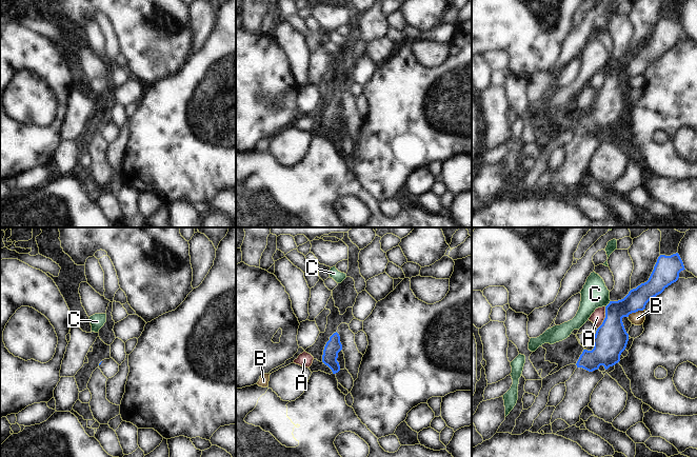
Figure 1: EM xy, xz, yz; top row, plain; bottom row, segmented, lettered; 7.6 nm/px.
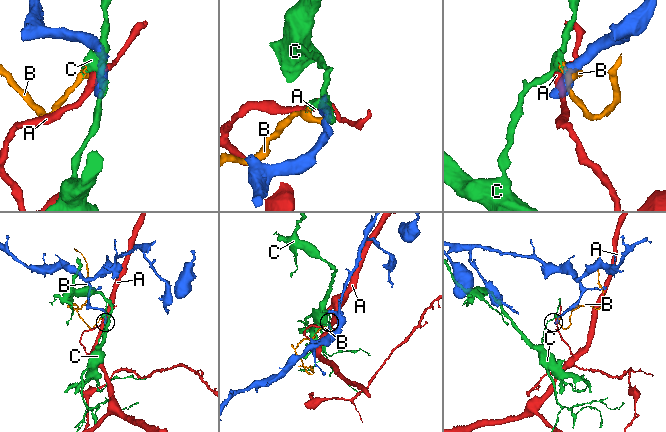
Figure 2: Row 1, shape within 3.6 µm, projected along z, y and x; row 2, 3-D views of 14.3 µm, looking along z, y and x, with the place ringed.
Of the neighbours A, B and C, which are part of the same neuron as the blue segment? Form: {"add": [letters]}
{"add": []}

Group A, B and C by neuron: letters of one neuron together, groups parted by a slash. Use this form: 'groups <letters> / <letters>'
groups A / B C

